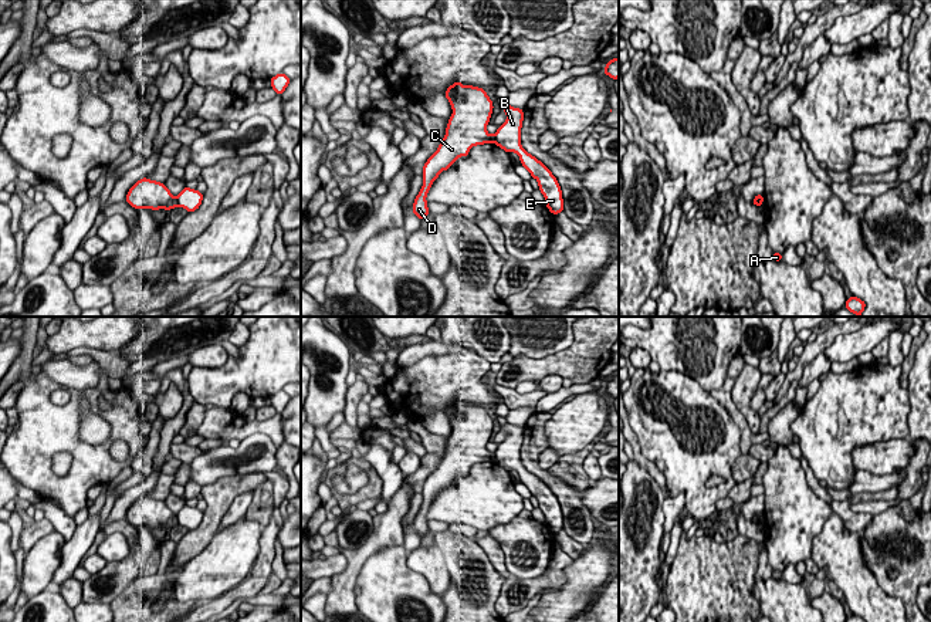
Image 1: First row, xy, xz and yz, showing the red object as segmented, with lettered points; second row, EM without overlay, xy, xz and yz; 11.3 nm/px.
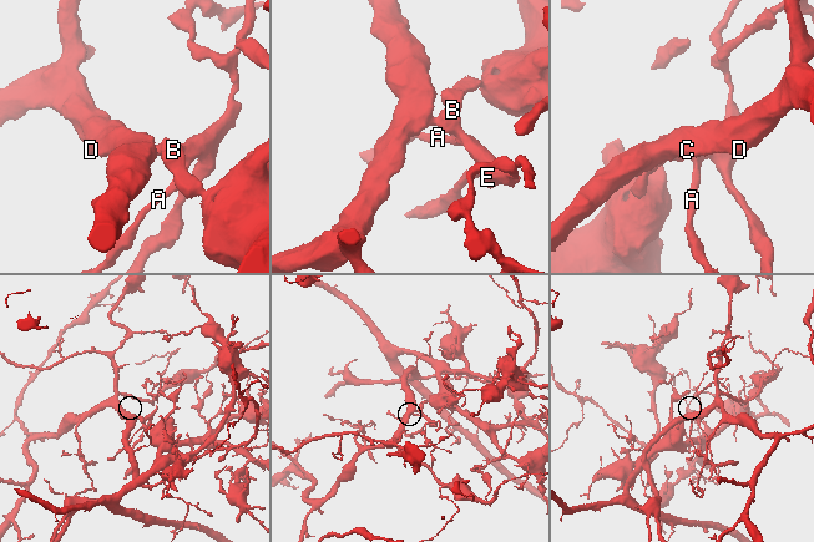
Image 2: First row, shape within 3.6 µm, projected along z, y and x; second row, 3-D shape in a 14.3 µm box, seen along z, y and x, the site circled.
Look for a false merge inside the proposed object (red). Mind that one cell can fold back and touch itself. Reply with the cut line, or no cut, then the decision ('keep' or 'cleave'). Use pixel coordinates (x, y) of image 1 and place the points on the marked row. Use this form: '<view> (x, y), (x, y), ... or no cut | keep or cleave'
xy (175, 198), (178, 205) | cleave

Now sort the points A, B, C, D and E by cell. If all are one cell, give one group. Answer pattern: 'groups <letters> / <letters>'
groups A B E / C D

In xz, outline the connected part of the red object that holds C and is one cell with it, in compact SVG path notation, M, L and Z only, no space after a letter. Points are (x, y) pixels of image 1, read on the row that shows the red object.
M457 81L444 95L453 114L441 143L423 165L423 186L412 207L420 220L430 213L426 197L439 175L450 169L458 158L468 156L473 146L495 142L495 135L487 132L494 105L485 89L464 87L461 81Z

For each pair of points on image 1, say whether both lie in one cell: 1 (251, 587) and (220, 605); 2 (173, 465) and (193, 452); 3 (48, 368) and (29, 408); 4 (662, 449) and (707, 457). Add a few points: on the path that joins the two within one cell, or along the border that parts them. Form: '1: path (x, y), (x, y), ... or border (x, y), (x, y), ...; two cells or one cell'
1: path (244, 590), (227, 598); one cell
2: path (178, 460), (185, 453), (189, 453); one cell
3: border (41, 369), (58, 384), (77, 388); two cells
4: path (673, 449), (696, 456); one cell

